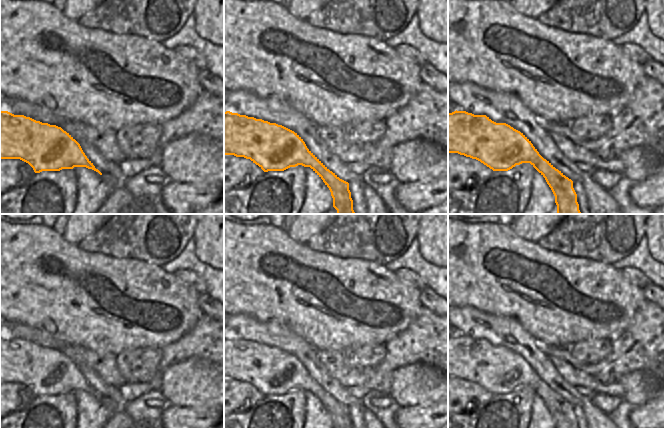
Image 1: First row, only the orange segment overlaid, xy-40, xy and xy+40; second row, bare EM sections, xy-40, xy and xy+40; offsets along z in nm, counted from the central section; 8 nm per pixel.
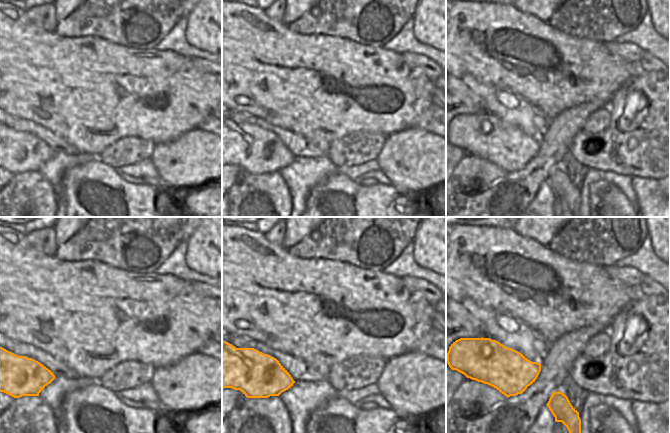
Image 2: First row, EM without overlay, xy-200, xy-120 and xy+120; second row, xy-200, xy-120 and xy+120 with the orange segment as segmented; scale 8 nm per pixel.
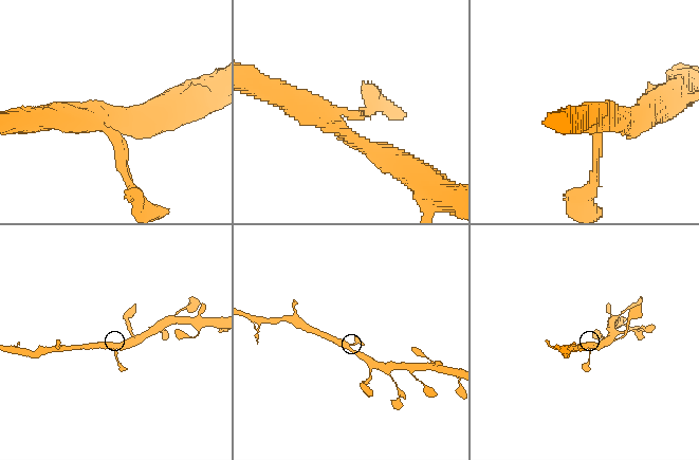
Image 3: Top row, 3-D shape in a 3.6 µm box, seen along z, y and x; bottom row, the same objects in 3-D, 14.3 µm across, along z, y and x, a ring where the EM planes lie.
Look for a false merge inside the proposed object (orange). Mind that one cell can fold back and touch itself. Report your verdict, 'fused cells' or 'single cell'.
single cell

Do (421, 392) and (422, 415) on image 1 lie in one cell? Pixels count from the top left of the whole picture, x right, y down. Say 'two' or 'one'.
two

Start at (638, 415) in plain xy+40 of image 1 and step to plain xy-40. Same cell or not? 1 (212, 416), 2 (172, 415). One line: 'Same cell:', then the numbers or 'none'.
Same cell: 1, 2

